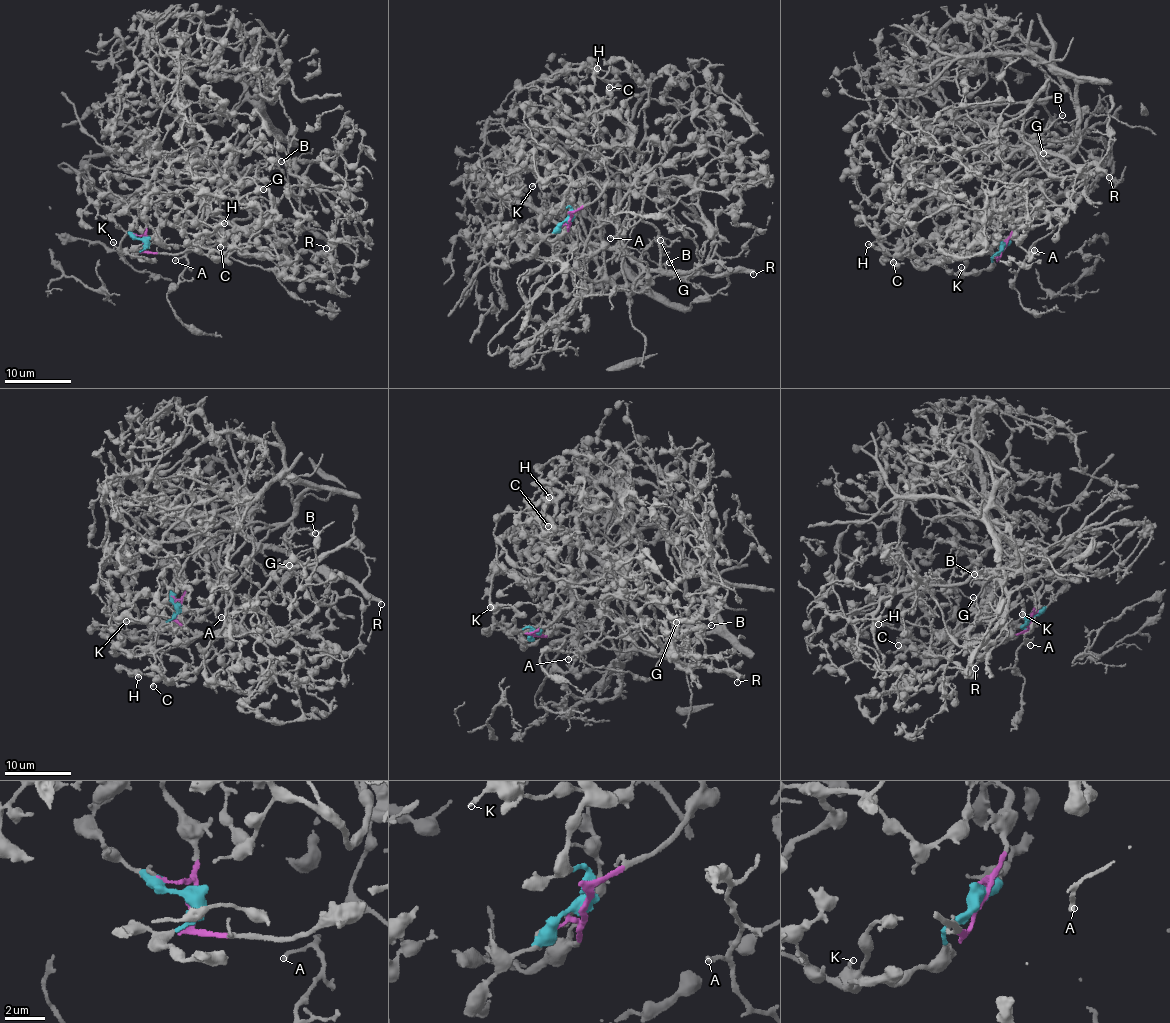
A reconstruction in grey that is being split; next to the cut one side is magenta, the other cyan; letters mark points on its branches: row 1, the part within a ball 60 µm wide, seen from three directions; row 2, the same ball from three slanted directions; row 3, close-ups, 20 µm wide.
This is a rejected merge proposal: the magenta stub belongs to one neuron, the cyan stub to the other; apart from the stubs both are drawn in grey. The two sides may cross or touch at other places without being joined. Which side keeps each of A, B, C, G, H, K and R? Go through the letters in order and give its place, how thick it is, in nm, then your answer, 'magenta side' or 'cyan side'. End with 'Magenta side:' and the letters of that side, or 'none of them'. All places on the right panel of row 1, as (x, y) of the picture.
A: at (1034, 250); 200 nm thick; magenta side
B: at (1062, 115); 150 nm thick; magenta side
C: at (893, 262); 260 nm thick; cyan side
G: at (1043, 153); 150 nm thick; magenta side
H: at (868, 244); 420 nm thick; cyan side
K: at (961, 267); 180 nm thick; cyan side
R: at (1109, 177); 190 nm thick; magenta side
Magenta side: A, B, G, R

